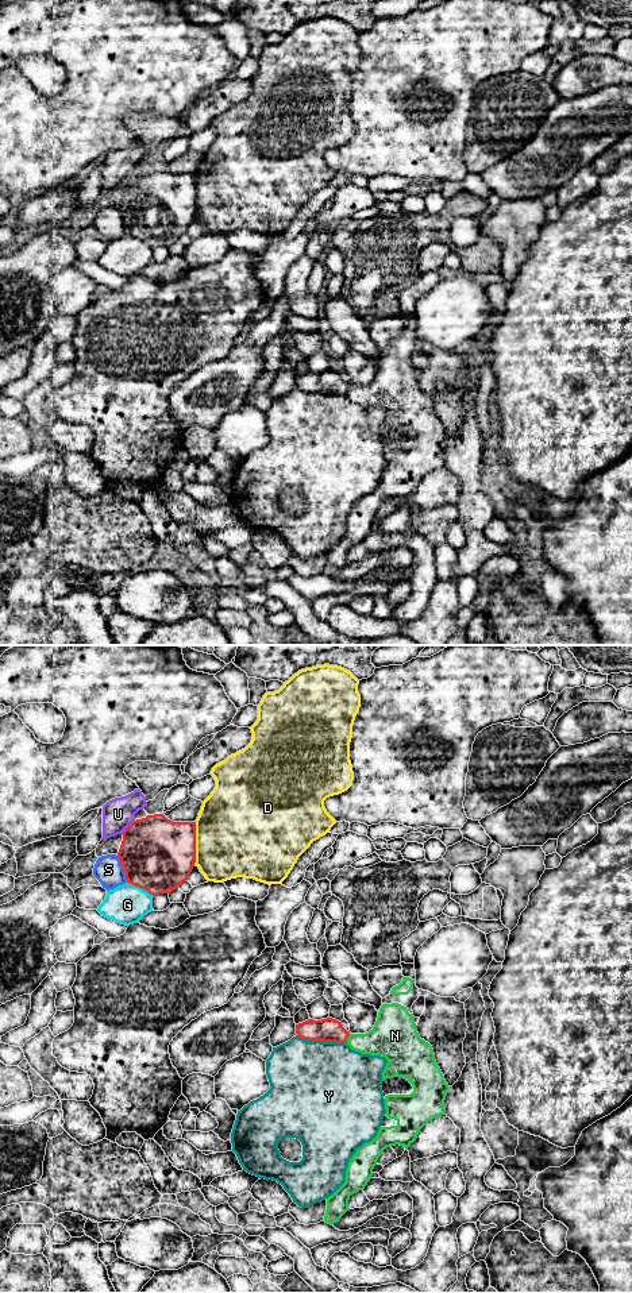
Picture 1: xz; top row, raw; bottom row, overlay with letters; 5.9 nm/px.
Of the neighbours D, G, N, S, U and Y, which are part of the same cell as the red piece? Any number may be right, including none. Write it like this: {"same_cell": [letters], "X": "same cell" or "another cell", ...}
{"same_cell": [], "D": "another cell", "G": "another cell", "N": "another cell", "S": "another cell", "U": "another cell", "Y": "another cell"}

